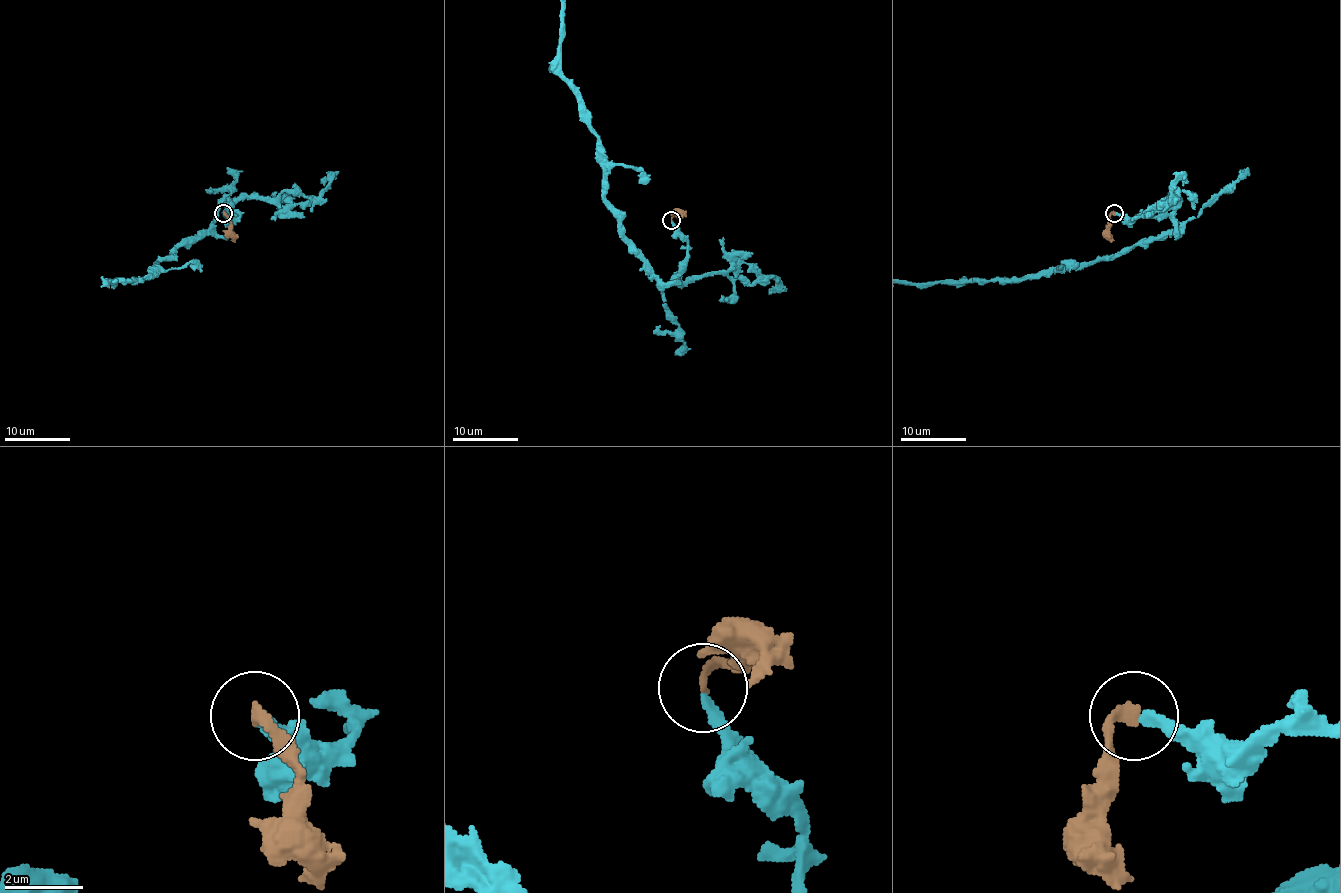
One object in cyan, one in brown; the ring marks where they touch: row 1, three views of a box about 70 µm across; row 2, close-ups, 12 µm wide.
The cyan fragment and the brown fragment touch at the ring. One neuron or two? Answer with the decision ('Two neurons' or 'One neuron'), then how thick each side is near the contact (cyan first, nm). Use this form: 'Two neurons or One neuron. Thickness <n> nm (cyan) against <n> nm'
One neuron. Thickness 240 nm (cyan) against 240 nm

